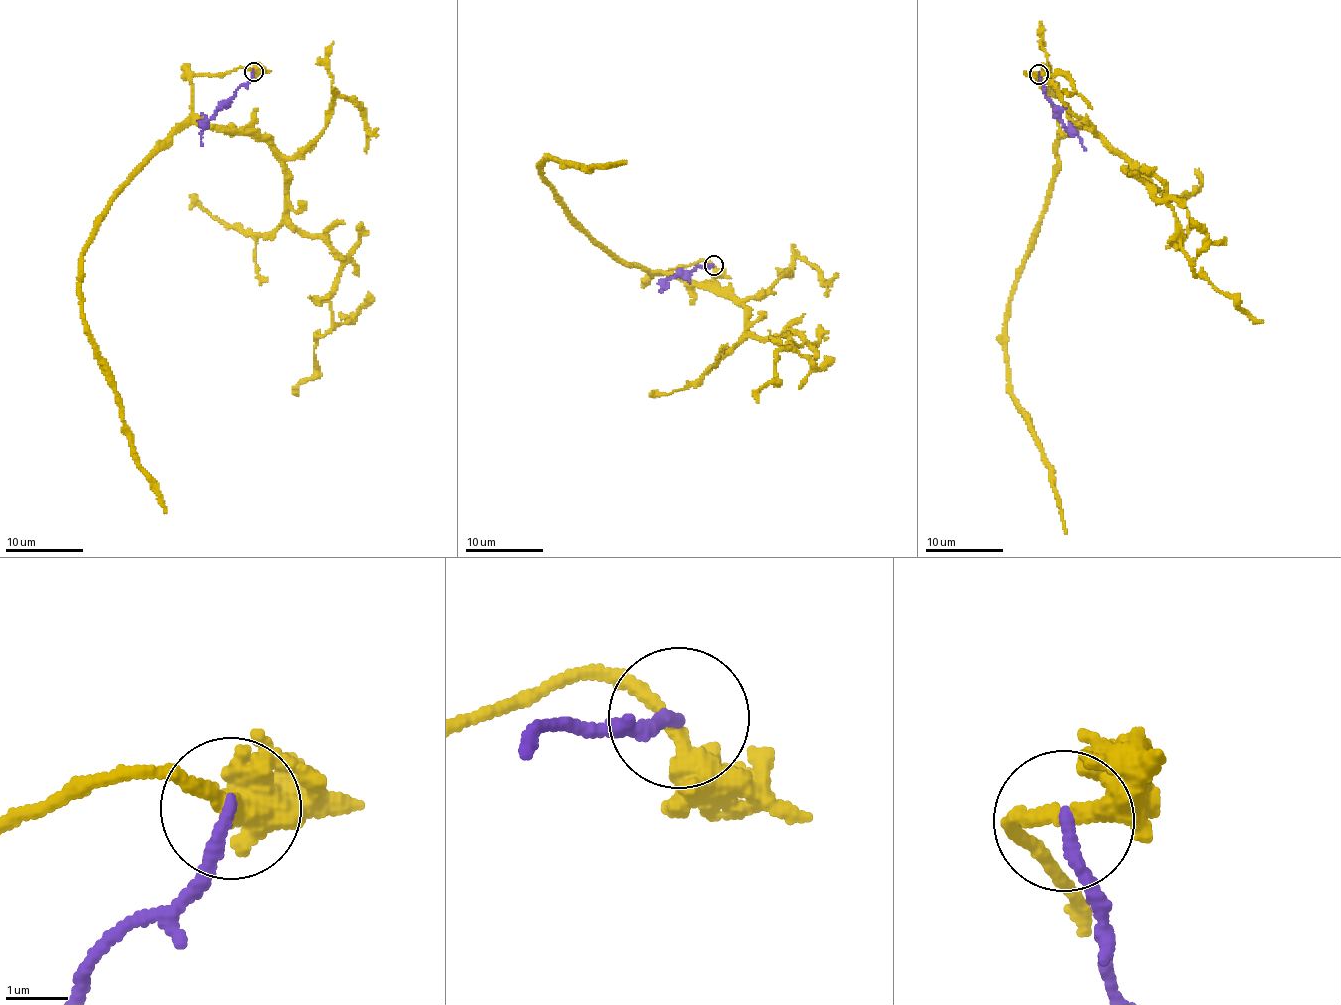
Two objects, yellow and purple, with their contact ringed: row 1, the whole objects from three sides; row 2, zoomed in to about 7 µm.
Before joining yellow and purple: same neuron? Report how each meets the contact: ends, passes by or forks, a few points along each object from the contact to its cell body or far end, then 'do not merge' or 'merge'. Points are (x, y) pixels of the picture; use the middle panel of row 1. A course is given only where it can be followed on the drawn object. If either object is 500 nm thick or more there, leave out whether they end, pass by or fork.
yellow passes by; purple ends there; yellow runs (713, 266), (698, 261), (651, 274), (620, 260), (569, 211), (542, 176), (540, 160), (589, 168), (626, 162); purple runs (713, 266), (700, 265), (690, 271), (682, 270), (661, 290), (663, 292); do not merge

